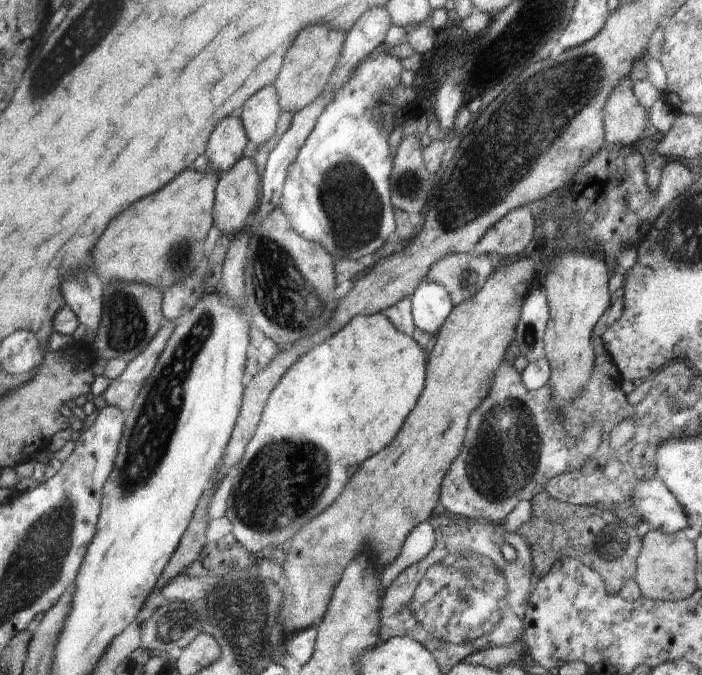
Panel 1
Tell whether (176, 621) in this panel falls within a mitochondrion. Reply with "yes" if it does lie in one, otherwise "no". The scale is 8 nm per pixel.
yes

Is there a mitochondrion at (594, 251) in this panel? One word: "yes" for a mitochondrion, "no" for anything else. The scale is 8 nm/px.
no

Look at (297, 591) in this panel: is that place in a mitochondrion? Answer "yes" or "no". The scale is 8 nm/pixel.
no

